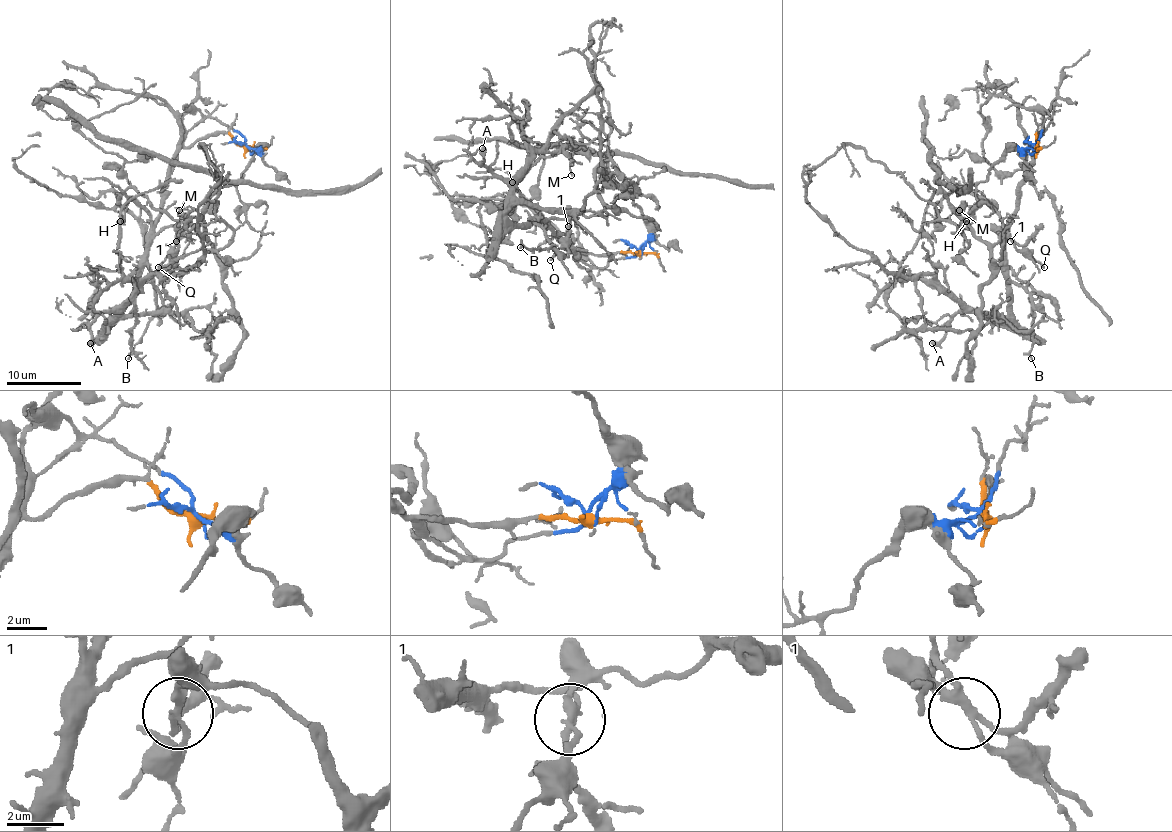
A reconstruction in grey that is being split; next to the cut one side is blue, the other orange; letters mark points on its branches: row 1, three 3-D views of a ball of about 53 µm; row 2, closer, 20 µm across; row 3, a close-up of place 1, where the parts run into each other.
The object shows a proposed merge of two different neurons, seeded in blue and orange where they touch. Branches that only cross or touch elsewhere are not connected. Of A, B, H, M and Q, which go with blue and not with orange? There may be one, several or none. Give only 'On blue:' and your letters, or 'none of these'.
On blue: M, Q

